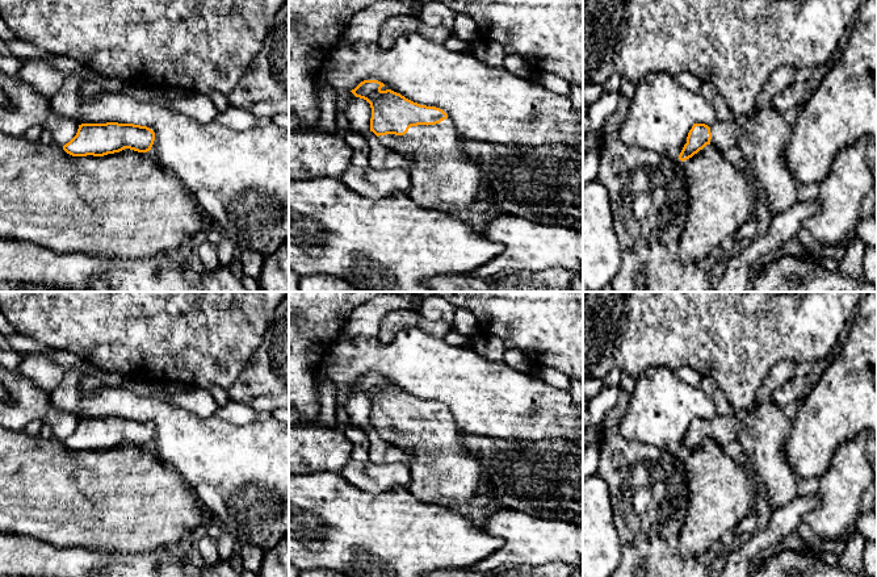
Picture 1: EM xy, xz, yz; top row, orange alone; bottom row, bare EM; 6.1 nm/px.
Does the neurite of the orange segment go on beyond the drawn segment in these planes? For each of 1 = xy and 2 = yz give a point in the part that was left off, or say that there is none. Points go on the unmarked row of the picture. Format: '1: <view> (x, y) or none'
1: none
2: yz (763, 431)

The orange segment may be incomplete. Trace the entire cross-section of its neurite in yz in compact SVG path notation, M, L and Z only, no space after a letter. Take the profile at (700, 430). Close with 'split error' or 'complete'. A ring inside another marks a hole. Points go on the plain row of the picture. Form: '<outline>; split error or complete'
M772 400L758 402L751 411L743 415L717 415L710 421L693 418L679 453L684 456L692 452L706 439L714 439L721 446L739 440L754 469L759 497L765 498L771 510L776 511L798 494L798 478L793 473L782 451L789 434L790 422L792 419L786 417L784 409L779 407Z; split error

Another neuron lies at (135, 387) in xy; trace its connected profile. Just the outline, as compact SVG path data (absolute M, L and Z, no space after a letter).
M125 379L121 388L127 389L138 396L154 397L150 384L143 384L131 379Z

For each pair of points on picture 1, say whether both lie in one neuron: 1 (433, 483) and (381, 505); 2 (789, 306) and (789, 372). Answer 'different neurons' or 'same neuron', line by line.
1: different neurons
2: different neurons

